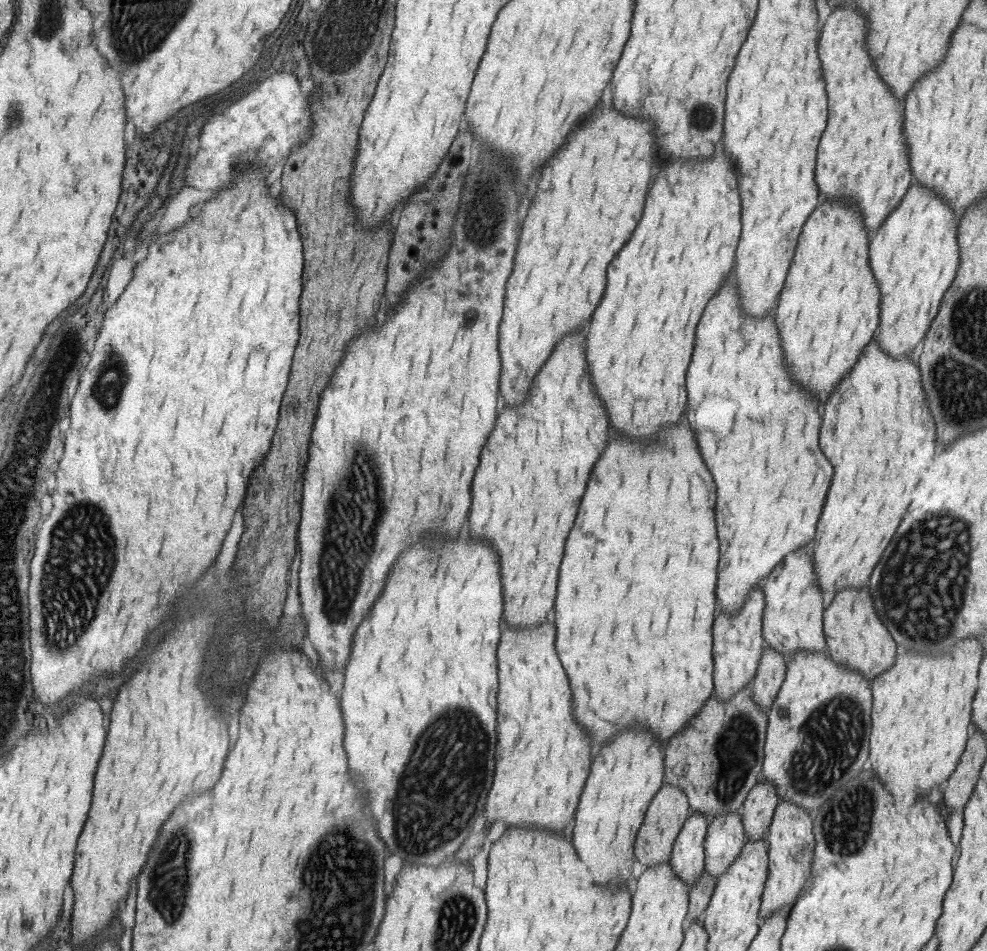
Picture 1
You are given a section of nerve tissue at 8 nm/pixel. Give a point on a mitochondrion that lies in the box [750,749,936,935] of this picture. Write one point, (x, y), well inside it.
(846, 822)

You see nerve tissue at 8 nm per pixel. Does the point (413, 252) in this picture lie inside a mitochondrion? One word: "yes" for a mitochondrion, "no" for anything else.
no

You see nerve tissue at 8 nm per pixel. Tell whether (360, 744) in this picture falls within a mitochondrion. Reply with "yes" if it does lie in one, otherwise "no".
no

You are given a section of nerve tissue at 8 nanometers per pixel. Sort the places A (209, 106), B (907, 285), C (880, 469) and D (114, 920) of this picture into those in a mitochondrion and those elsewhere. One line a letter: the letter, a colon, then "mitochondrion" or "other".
A: other
B: other
C: other
D: other

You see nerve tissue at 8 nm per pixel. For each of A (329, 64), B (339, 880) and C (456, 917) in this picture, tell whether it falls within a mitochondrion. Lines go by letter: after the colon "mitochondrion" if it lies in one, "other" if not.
A: mitochondrion
B: mitochondrion
C: mitochondrion

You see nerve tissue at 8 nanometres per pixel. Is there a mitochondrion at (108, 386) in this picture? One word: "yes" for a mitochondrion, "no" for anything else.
yes

